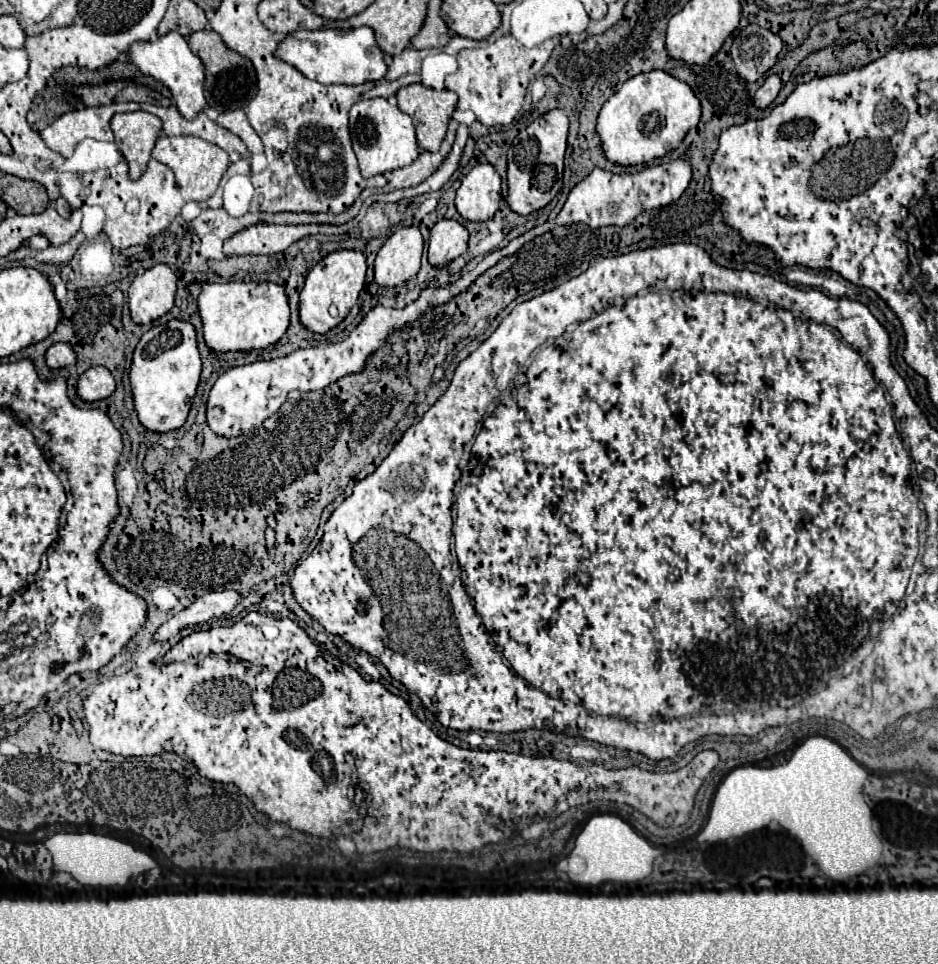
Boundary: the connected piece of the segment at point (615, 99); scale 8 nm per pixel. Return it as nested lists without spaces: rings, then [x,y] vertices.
[[[650,70],[626,80],[622,88],[606,100],[598,116],[596,132],[600,134],[604,154],[610,162],[636,166],[672,152],[698,120],[700,100],[692,88],[664,70]]]

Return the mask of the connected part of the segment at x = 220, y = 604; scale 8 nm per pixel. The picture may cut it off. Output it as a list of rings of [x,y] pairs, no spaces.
[[[222,590],[222,592],[210,592],[192,602],[188,608],[184,608],[180,614],[170,618],[164,626],[158,628],[156,640],[170,640],[176,634],[180,634],[182,628],[186,626],[196,626],[202,624],[210,618],[218,618],[224,614],[230,614],[238,602],[240,602],[240,592],[236,590]]]

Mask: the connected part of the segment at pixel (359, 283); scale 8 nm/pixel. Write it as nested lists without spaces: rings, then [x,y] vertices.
[[[336,250],[320,260],[306,276],[306,284],[300,292],[300,322],[312,332],[328,332],[340,324],[350,308],[356,304],[366,278],[366,256],[358,250]]]

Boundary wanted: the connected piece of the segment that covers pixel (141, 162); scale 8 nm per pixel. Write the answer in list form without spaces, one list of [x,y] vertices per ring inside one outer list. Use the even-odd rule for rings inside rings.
[[[138,110],[138,112],[114,114],[110,126],[116,138],[114,142],[130,166],[128,176],[132,180],[138,180],[146,170],[150,152],[162,128],[162,120],[154,114]]]

